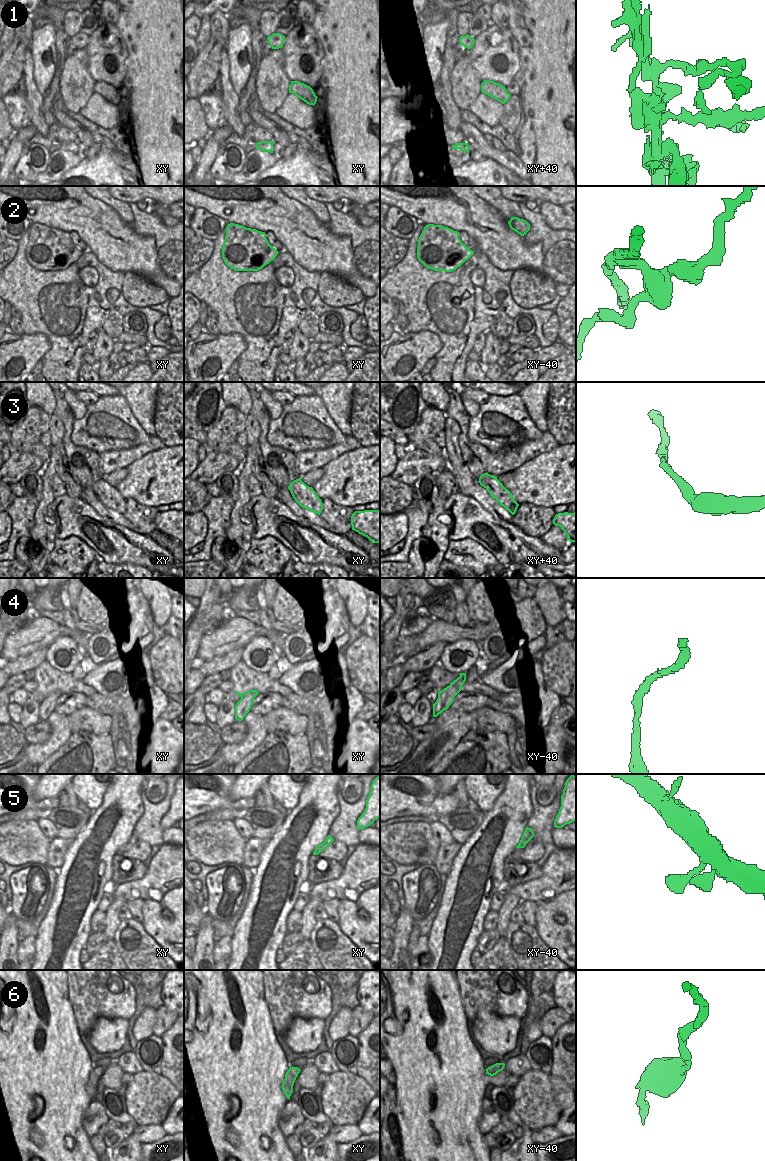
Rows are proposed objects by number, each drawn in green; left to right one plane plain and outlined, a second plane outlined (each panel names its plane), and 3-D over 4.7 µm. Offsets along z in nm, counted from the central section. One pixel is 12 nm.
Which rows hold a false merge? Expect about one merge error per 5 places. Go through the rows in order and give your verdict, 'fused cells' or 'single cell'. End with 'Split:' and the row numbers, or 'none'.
1: fused cells
2: fused cells
3: fused cells
4: single cell
5: single cell
6: single cell
Split: 1, 2, 3

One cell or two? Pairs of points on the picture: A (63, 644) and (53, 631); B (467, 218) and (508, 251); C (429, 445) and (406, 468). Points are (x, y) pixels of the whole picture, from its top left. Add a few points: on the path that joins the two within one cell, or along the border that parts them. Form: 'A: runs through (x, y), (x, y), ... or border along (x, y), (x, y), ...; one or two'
A: border along (72, 637), (58, 637), (48, 647); two
B: runs through (477, 220), (498, 241); one
C: border along (423, 449), (430, 453), (443, 455); two

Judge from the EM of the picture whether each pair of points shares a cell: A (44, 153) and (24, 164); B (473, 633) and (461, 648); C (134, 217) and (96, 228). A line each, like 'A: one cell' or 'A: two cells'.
A: one cell
B: two cells
C: two cells

